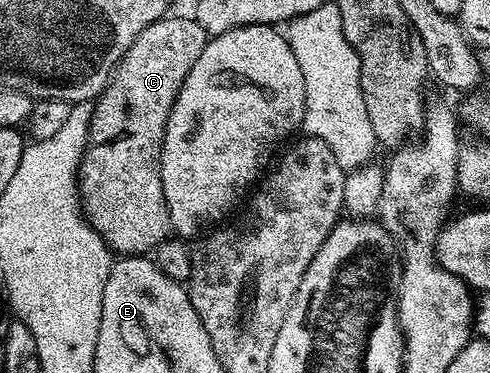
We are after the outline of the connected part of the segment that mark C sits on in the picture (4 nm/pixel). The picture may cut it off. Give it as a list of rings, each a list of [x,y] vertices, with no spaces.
[[[166,16],[161,18],[155,24],[143,28],[143,32],[139,32],[139,36],[133,41],[131,48],[121,58],[121,63],[118,64],[117,69],[113,71],[109,79],[109,85],[106,86],[101,97],[96,99],[93,108],[93,120],[89,129],[89,146],[85,150],[85,156],[81,161],[81,173],[79,175],[81,209],[87,221],[99,232],[99,236],[108,244],[109,249],[113,251],[114,255],[145,256],[156,250],[157,245],[162,240],[170,237],[169,209],[167,208],[167,200],[163,196],[163,180],[161,179],[161,145],[163,144],[165,129],[167,128],[167,120],[171,116],[171,108],[179,96],[179,88],[183,84],[183,80],[187,80],[187,76],[195,68],[195,64],[200,62],[201,53],[206,45],[207,35],[202,26],[198,24],[196,17],[172,18],[172,16]]]

